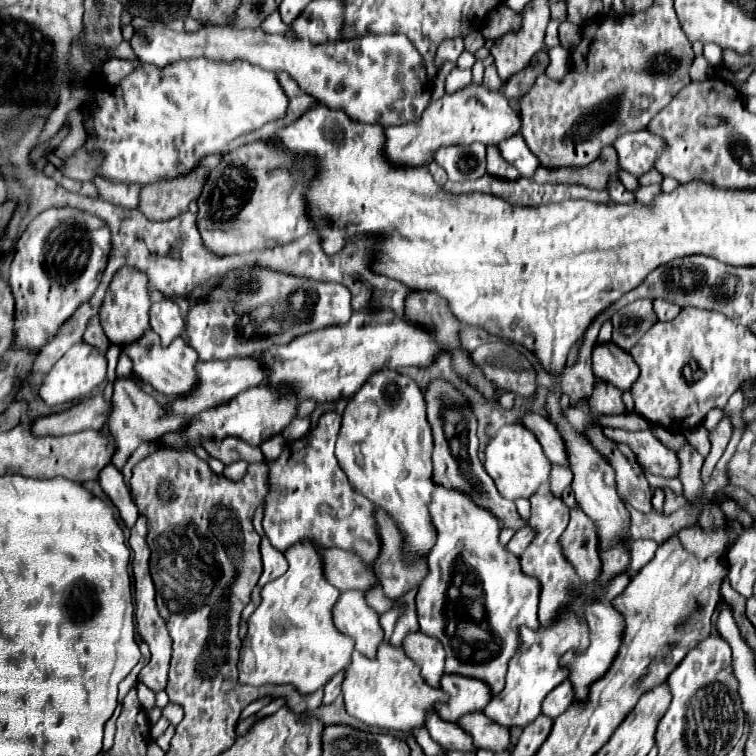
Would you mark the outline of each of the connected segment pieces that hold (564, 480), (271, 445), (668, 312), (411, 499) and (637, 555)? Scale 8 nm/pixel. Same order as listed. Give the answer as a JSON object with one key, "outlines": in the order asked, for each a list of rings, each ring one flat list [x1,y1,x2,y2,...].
{"outlines":[[[553,466,551,470,551,478,549,478,549,484,551,484,551,492,561,496,565,488,571,486,571,480,573,480,573,474,569,468,565,466]],[[277,434,277,436,269,438,269,440,265,440,261,444,261,450,265,452,265,458,271,462,271,460,277,460,277,456,283,452,283,446,285,446,285,440,283,440,281,434]],[[657,298,657,300,653,300,653,310,655,310,659,320,673,320,673,316,677,316,681,306,677,306,677,304,669,302,669,300]],[[381,368,373,372,369,376,369,382,361,386,359,392,345,406,335,454,351,486,365,498,375,502,375,506,395,516,399,528,405,532,405,546,403,546,405,556,427,554,433,548,435,534,427,512,427,502,431,500,431,476,433,476,431,452,433,452,433,436,425,416,425,400,421,388,409,376,403,376,395,370]],[[633,540,631,542,631,564,629,564,629,570,633,574,637,574,655,554,657,550,657,542,653,540]]]}

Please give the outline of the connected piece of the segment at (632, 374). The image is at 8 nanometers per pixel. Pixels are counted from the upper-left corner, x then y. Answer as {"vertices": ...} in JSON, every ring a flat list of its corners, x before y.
{"vertices":[[597,342,593,346,593,374,601,376,601,380,609,380,617,384,621,390,629,390,633,380,639,376,639,368,633,356,619,348,615,342]]}

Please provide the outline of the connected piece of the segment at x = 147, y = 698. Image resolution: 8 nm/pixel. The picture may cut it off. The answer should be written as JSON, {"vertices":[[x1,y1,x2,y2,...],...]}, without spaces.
{"vertices":[[137,682,137,694,139,694,139,700,141,700,141,704,143,704,143,708,147,710,147,712,151,712,153,708,157,708,157,704,155,704,155,692,151,690,151,688,147,688,143,682]]}

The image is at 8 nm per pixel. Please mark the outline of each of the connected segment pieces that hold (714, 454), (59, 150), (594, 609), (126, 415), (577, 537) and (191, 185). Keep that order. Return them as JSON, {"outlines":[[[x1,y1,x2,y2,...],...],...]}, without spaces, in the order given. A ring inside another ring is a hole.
{"outlines":[[[725,416,725,418,719,422,719,426,711,432,711,436,709,436,709,438,711,438,711,452,709,452,709,456,705,458,705,464,703,464,703,470,701,470,701,476,703,476,703,482,705,482,705,484,709,482,711,472,713,472,713,468,715,468,717,460,721,458,727,442,729,442,729,438,731,438,731,432,733,432,733,426,731,426,731,418,729,418,729,416]],[[73,110,69,112,67,116,67,122,71,122,71,132,67,134,67,138,55,146,55,154,61,156,61,158,69,158,87,138,87,132,85,132,85,126,83,126,83,116,81,116,81,110]],[[591,602,585,604,583,608,577,608,579,616,585,616,589,630,591,630,591,644,585,652,575,654,575,652,567,652,563,656,563,666,569,668,569,680,573,682,573,690,575,690,575,698,585,698,589,692,589,686,599,680,603,676,603,672,607,672,609,664,613,662,613,656,617,654,617,648,621,644,621,632,623,632,623,618,619,616,619,612,609,604,609,602]],[[115,380,115,392,113,392,113,412,109,416,109,428,115,438,117,450,111,458,111,462,121,470,127,462,127,458,133,454,133,450,143,442,153,442,161,432,169,432,169,428,181,428,189,416,179,416,173,412,163,412,163,408,155,402,153,396,145,394,137,388,135,380]],[[581,508,571,510,571,522,559,538,563,556,575,568,581,582,595,582,601,576,601,558,597,548,597,528,581,512]],[[199,168,175,178,163,178,141,186,139,210,149,220,169,220,187,210,187,204,199,196,207,168]]]}

